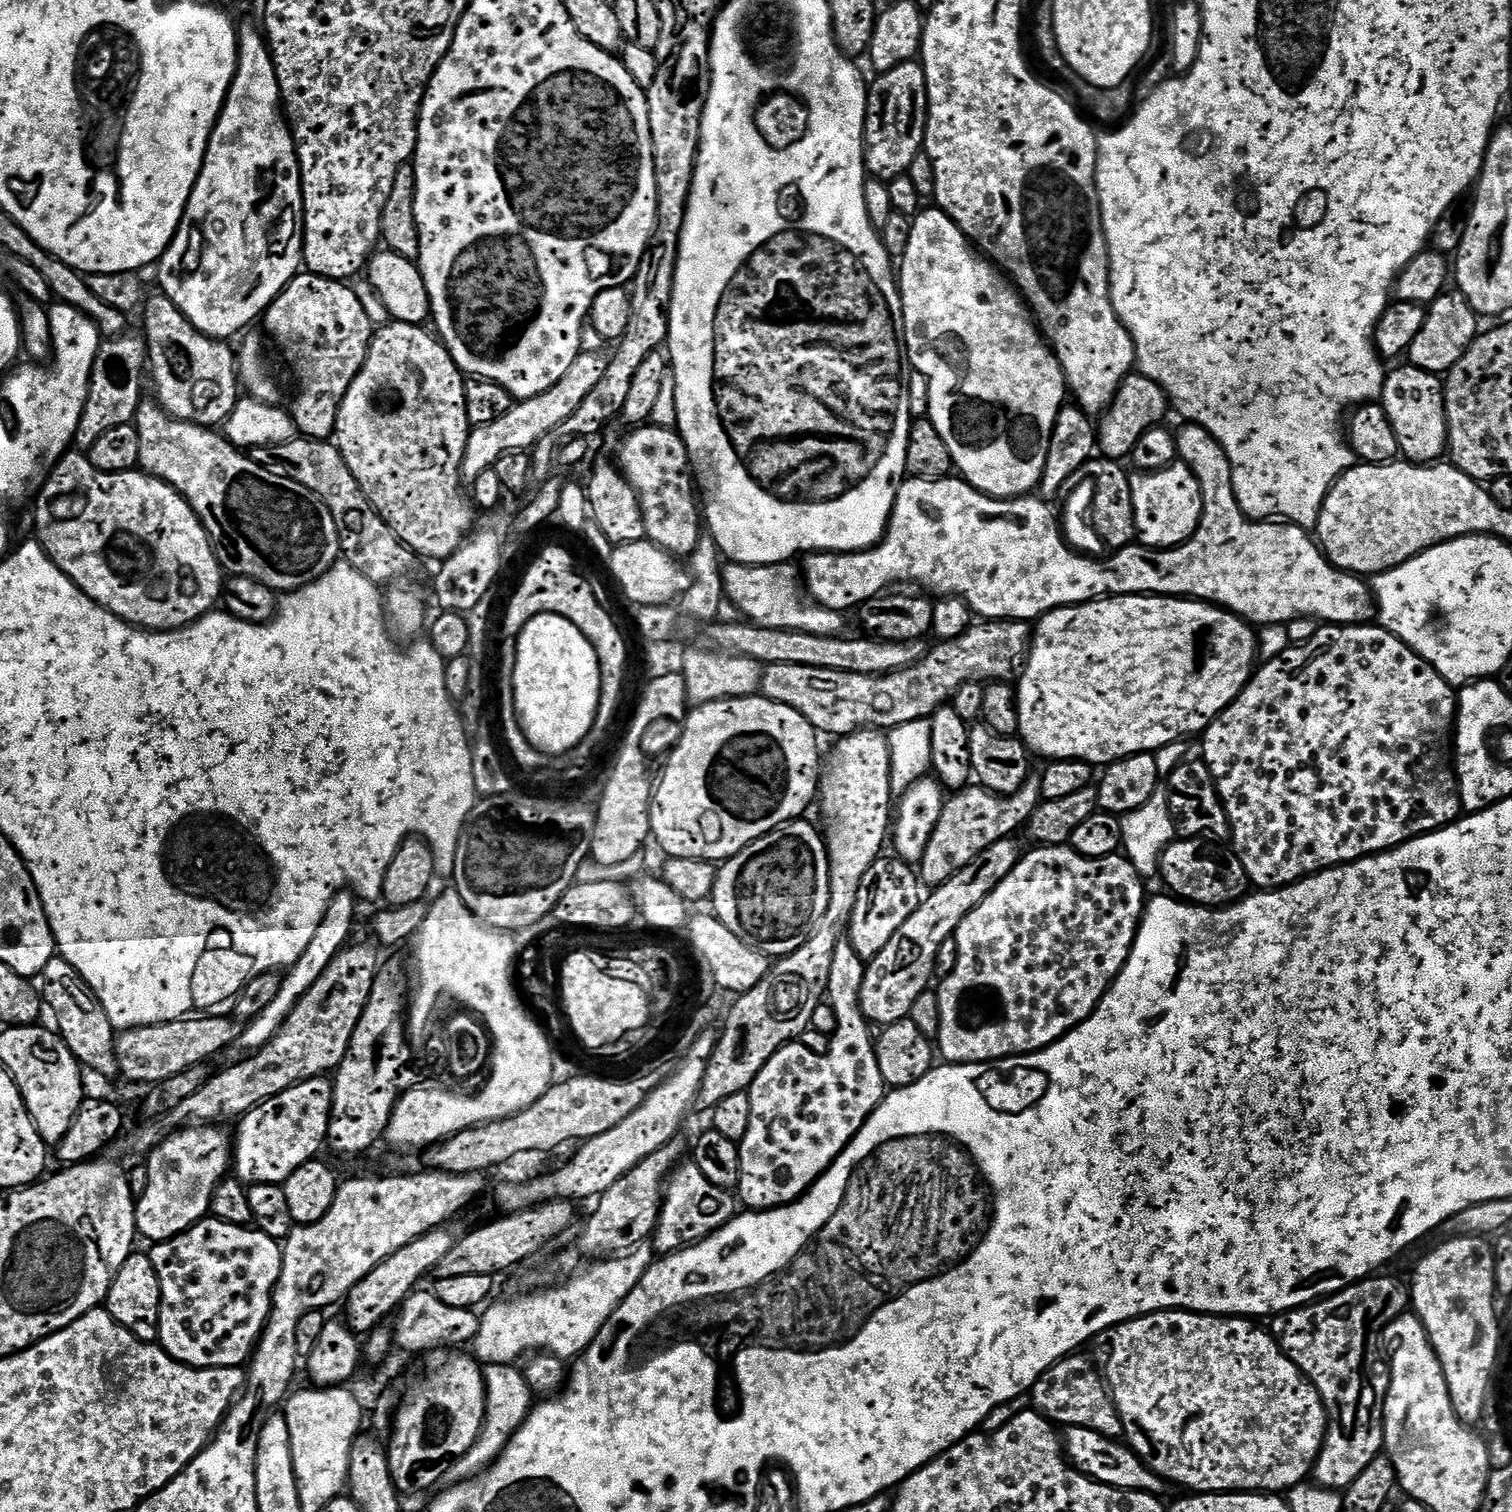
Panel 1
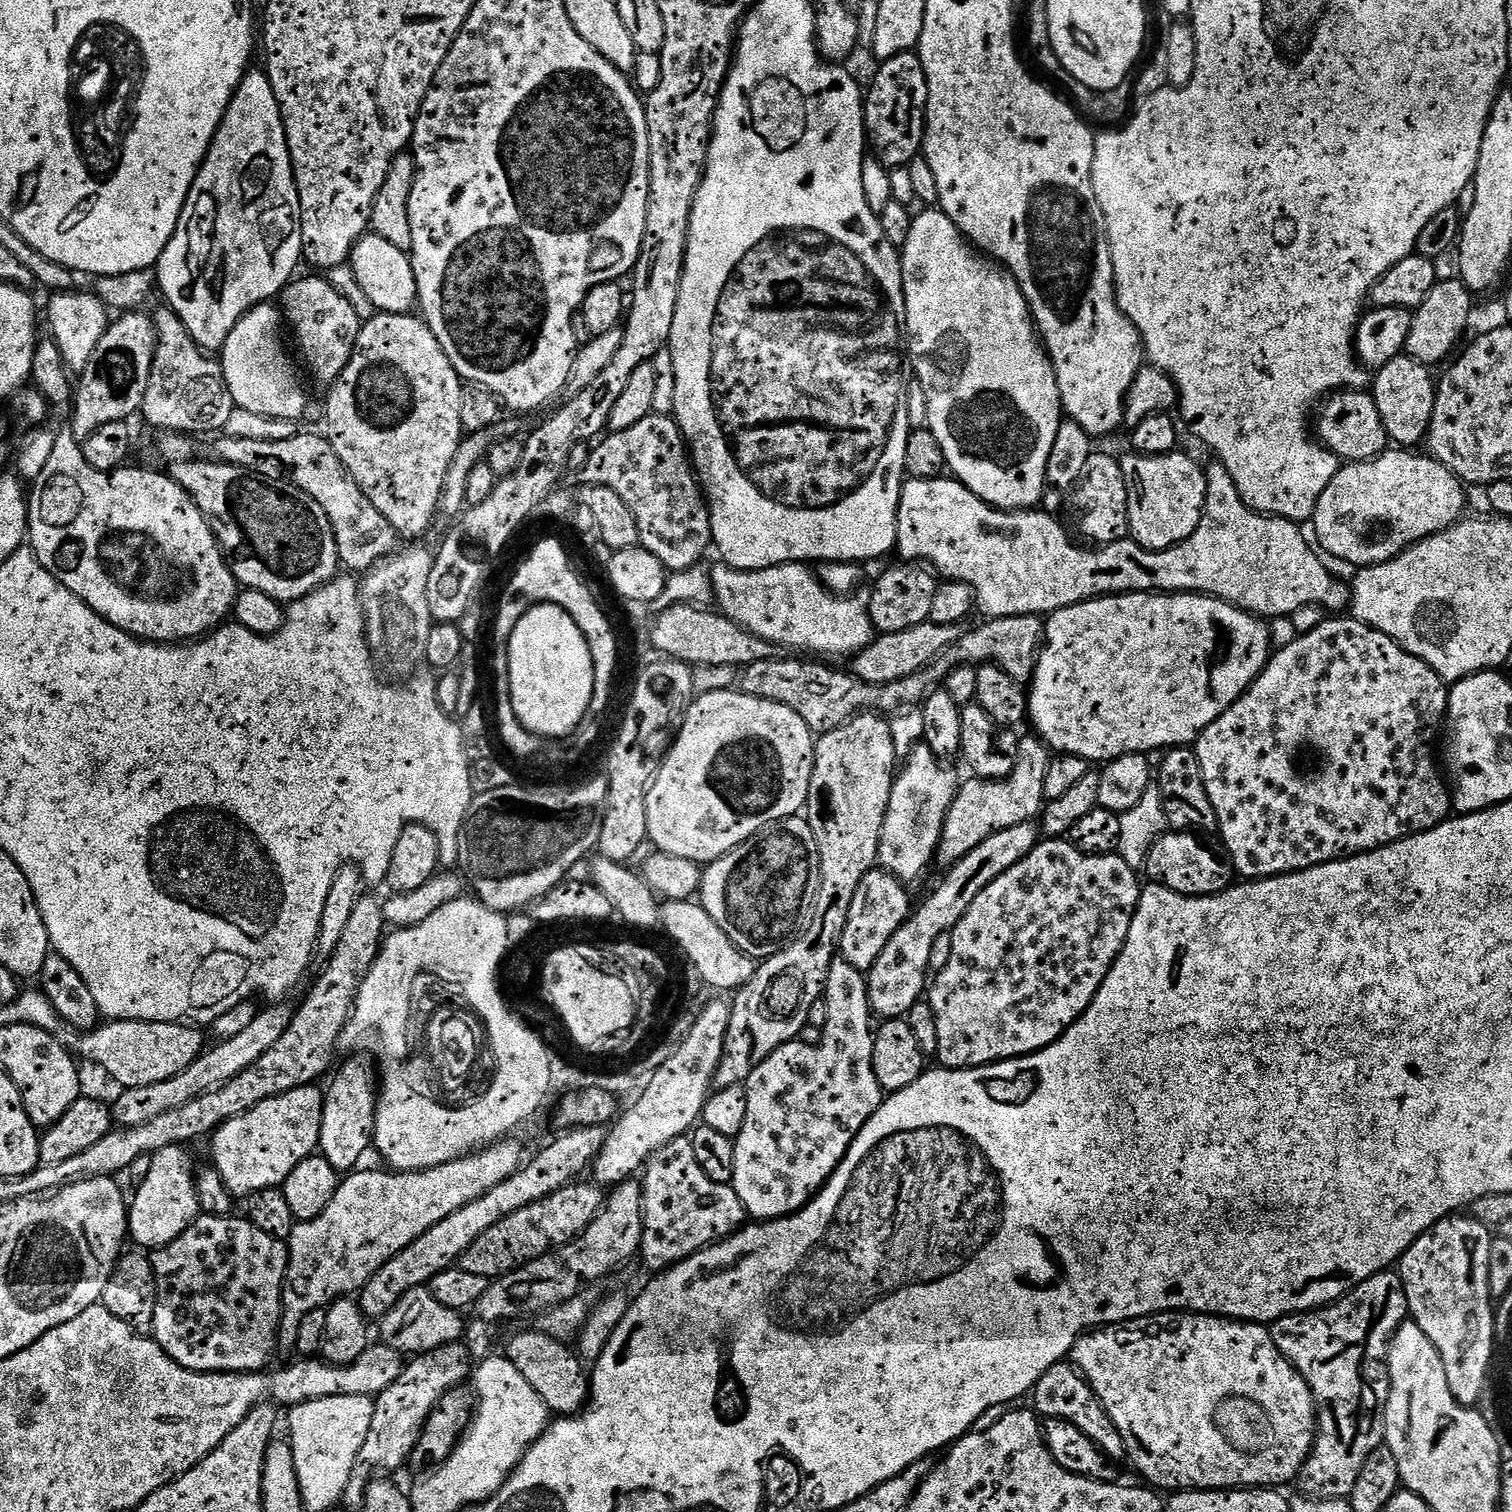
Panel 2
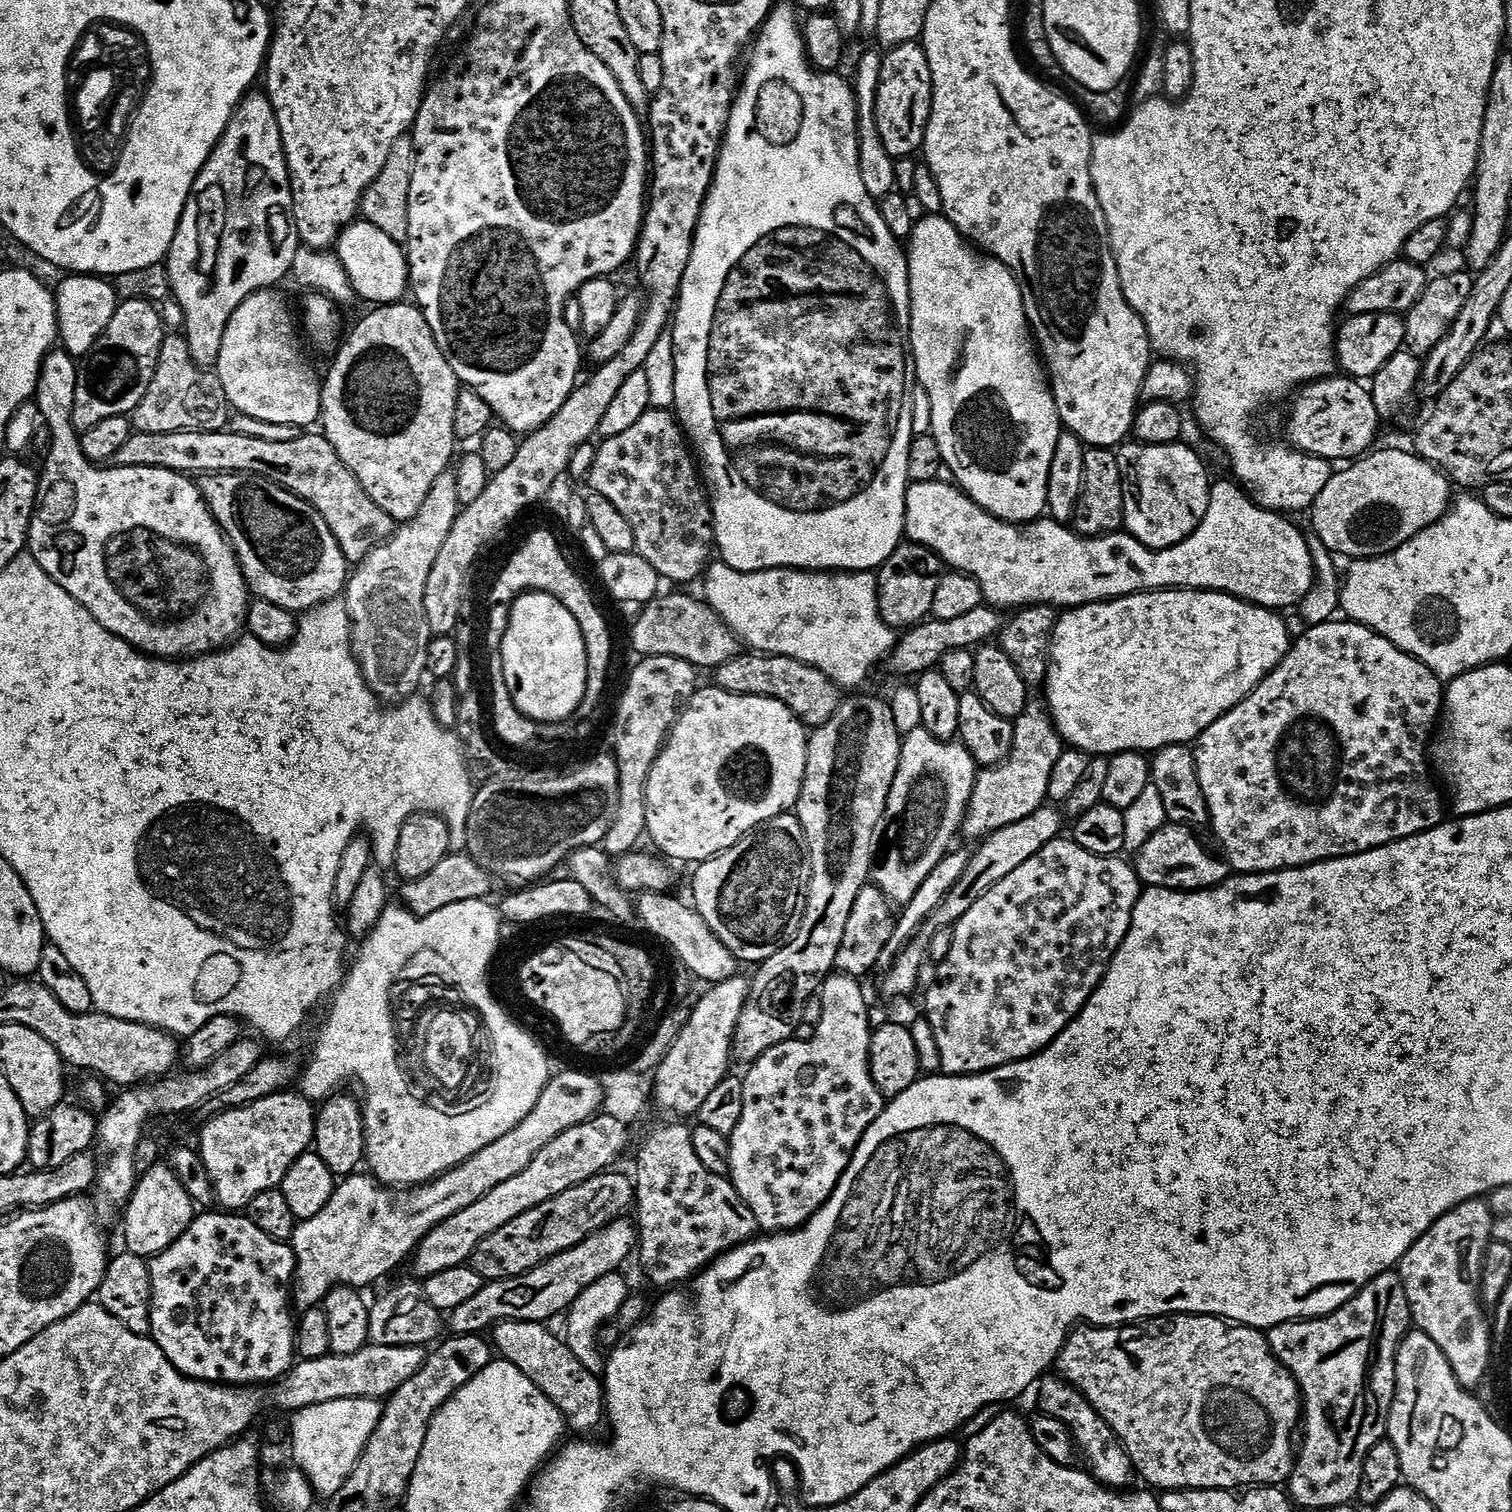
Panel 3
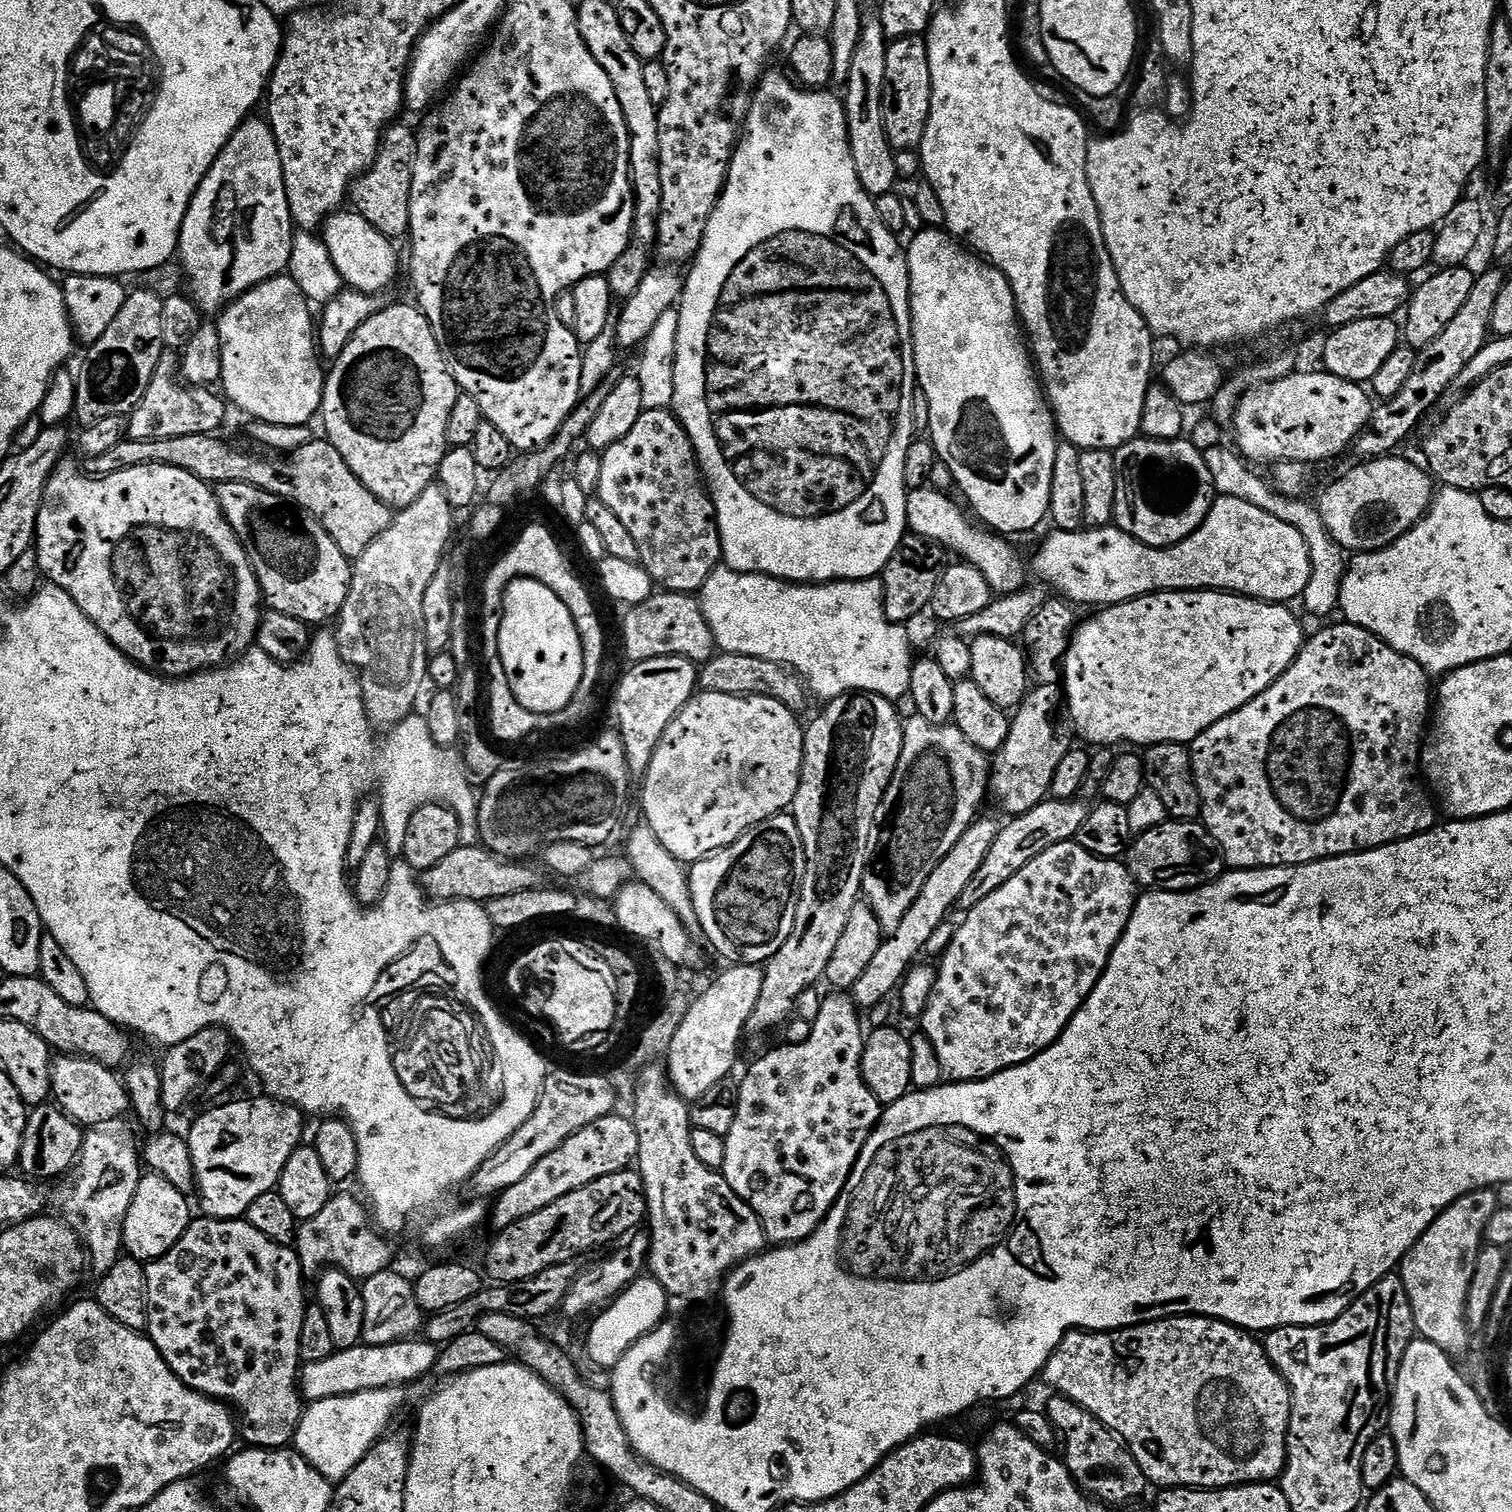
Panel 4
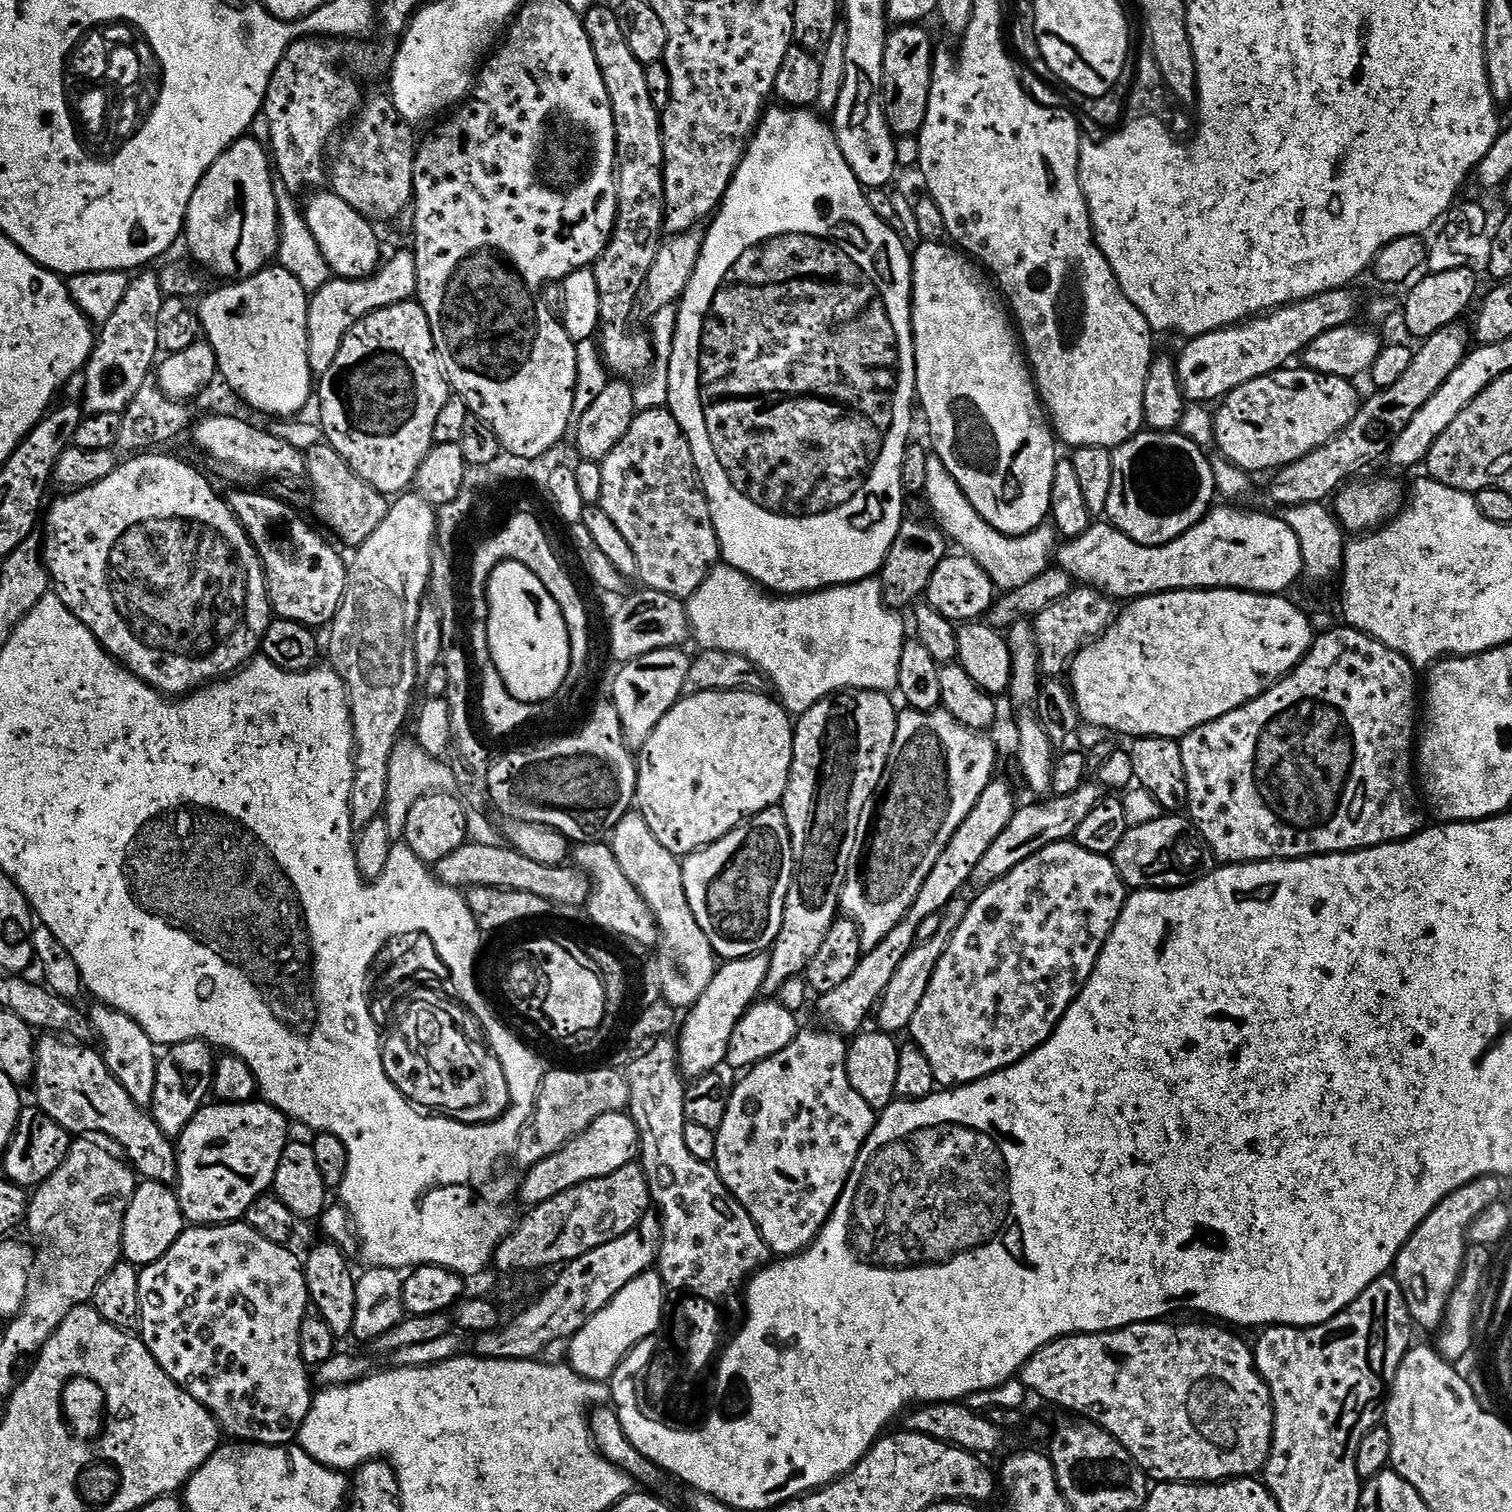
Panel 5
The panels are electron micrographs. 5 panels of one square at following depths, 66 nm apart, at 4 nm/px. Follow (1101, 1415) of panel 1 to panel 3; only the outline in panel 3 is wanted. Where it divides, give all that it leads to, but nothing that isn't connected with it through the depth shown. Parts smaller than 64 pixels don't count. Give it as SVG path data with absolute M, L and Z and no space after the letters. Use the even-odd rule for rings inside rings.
M1056 1374L1045 1375L1039 1381L1039 1388L1040 1393L1036 1396L1037 1402L1040 1403L1039 1411L1050 1418L1058 1418L1058 1422L1062 1422L1062 1426L1068 1428L1068 1433L1071 1434L1079 1455L1083 1459L1085 1456L1092 1463L1090 1475L1093 1479L1105 1488L1127 1489L1131 1485L1128 1483L1131 1482L1132 1476L1134 1480L1132 1460L1123 1442L1116 1437L1110 1425L1096 1413L1094 1406L1090 1406L1090 1402L1074 1385L1066 1383Z

